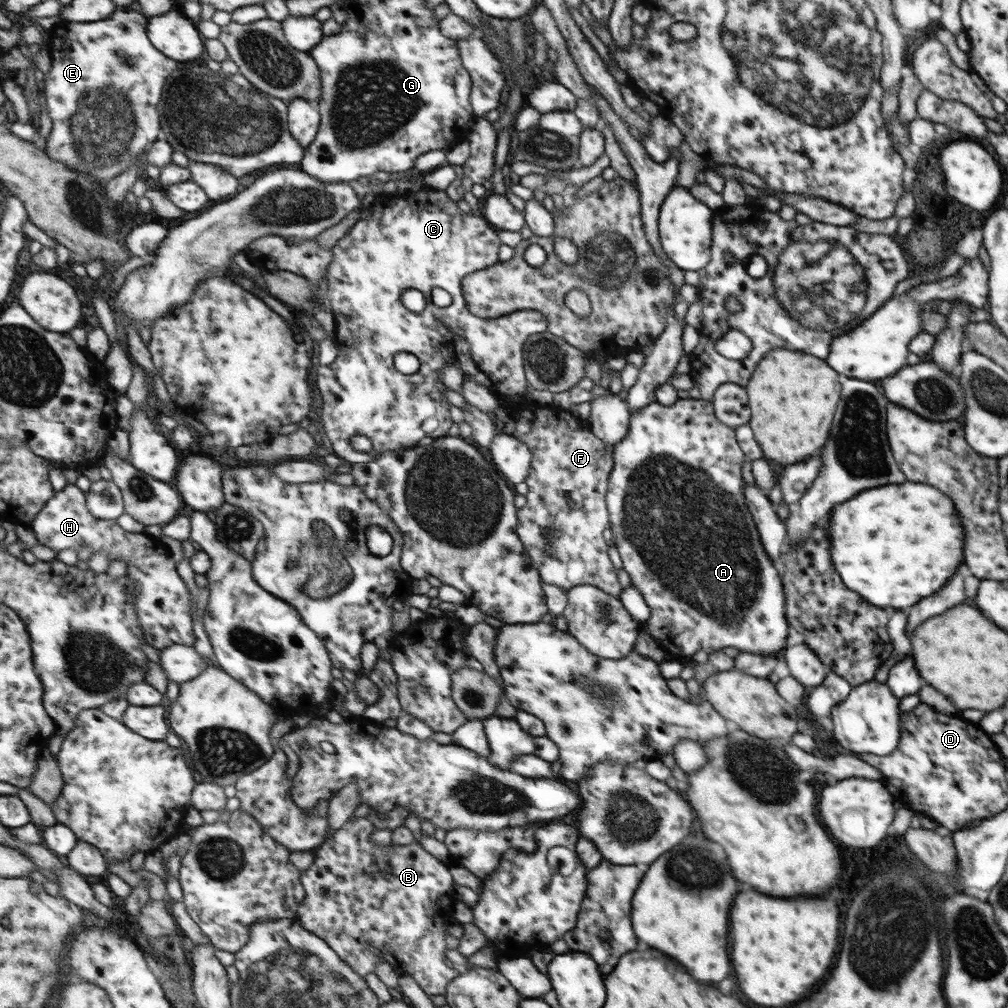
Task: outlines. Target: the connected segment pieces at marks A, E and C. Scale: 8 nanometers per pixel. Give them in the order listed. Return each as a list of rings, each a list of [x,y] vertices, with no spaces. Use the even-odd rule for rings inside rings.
[[[690,397],[685,400],[676,400],[672,406],[662,406],[658,402],[652,402],[631,415],[627,435],[618,444],[610,446],[610,449],[615,460],[614,480],[610,480],[612,540],[621,556],[623,569],[628,572],[631,584],[636,586],[644,597],[651,614],[646,622],[641,623],[640,631],[647,631],[651,634],[662,650],[669,652],[672,657],[691,658],[700,649],[712,654],[715,650],[728,648],[728,646],[739,649],[740,653],[752,652],[762,656],[778,656],[780,650],[787,646],[790,624],[786,622],[786,616],[784,616],[784,594],[782,594],[780,576],[770,562],[771,558],[762,544],[756,522],[752,522],[753,515],[745,501],[742,477],[744,454],[742,454],[741,445],[738,444],[736,430],[717,419],[710,401],[694,400]]]
[[[119,8],[108,20],[86,23],[66,19],[51,31],[48,49],[52,68],[43,78],[43,94],[53,129],[46,151],[70,168],[92,175],[103,185],[133,168],[137,158],[146,155],[153,144],[165,136],[160,104],[165,98],[166,82],[182,63],[162,52],[150,40],[149,22],[150,17],[144,13]]]
[[[424,185],[406,200],[392,195],[380,195],[376,202],[366,208],[372,209],[372,215],[356,224],[358,240],[343,238],[334,248],[335,259],[327,276],[327,296],[338,321],[336,342],[340,355],[333,364],[322,365],[318,369],[317,378],[317,385],[325,402],[321,417],[331,438],[333,450],[352,465],[372,462],[374,457],[386,451],[398,452],[427,440],[448,436],[452,420],[448,412],[450,404],[444,400],[444,393],[449,388],[438,378],[438,370],[444,368],[440,366],[440,346],[452,348],[452,363],[461,371],[464,379],[476,381],[496,398],[507,399],[516,394],[525,395],[529,386],[522,357],[526,340],[531,335],[548,330],[548,318],[539,310],[514,311],[489,319],[478,317],[470,310],[462,290],[463,279],[498,262],[500,237],[486,224],[486,220],[458,210],[456,202],[452,202],[444,194],[444,190],[431,189]],[[438,287],[444,288],[452,296],[449,306],[438,307],[432,303],[431,290]],[[408,289],[424,293],[427,303],[422,312],[412,312],[402,304],[402,293]],[[398,352],[416,356],[420,360],[420,369],[409,376],[400,374],[392,364]],[[432,420],[436,420],[438,424],[432,432],[426,432],[422,426],[424,422]],[[358,434],[370,438],[373,446],[370,452],[361,452],[352,446],[352,438]]]

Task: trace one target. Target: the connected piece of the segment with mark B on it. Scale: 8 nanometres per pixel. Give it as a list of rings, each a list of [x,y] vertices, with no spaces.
[[[368,818],[349,820],[340,830],[336,831],[336,834],[328,839],[319,850],[315,850],[317,859],[314,866],[308,868],[308,870],[302,874],[302,882],[305,884],[309,895],[301,905],[297,919],[301,921],[304,928],[310,929],[312,932],[317,933],[318,936],[324,937],[340,956],[345,957],[363,977],[369,975],[370,972],[374,972],[376,964],[378,964],[380,960],[386,960],[398,975],[412,976],[426,994],[431,996],[438,996],[438,994],[444,995],[449,984],[452,983],[462,971],[462,969],[456,967],[446,957],[448,948],[446,947],[445,936],[450,935],[446,928],[448,928],[450,924],[458,923],[454,917],[454,903],[457,901],[456,896],[454,896],[454,894],[456,894],[456,892],[454,892],[454,880],[452,880],[452,876],[450,876],[450,872],[448,872],[448,868],[444,866],[444,863],[440,862],[440,859],[436,858],[433,854],[426,852],[418,843],[408,844],[408,846],[393,846],[390,844],[388,847],[376,847],[372,845],[370,836],[374,834],[374,831],[376,831],[374,824],[370,822]]]

